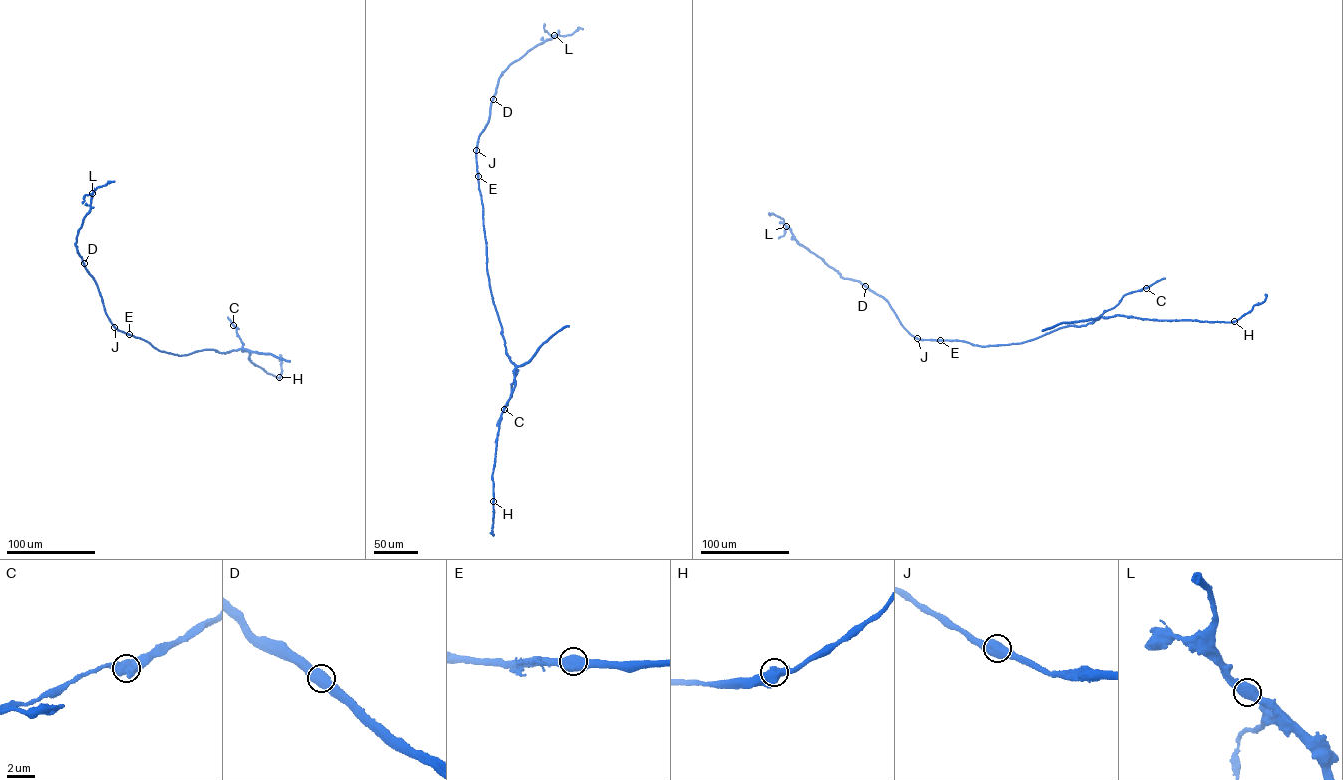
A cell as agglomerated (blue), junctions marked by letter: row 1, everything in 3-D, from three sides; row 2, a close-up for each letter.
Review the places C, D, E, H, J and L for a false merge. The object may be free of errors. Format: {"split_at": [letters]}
{"split_at": []}

